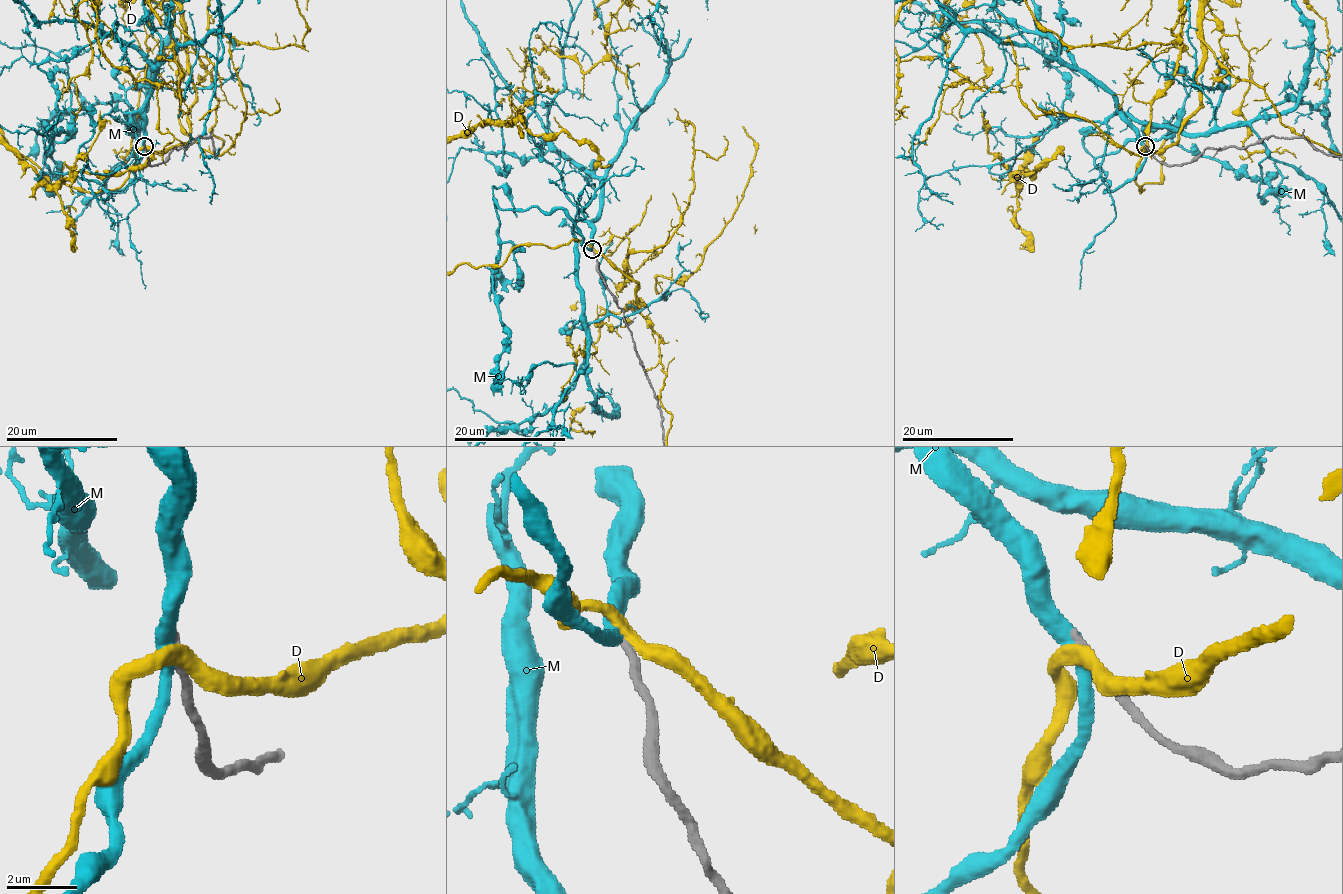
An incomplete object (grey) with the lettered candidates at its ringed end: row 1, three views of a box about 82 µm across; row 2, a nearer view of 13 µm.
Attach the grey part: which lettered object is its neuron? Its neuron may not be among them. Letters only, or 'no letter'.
M

